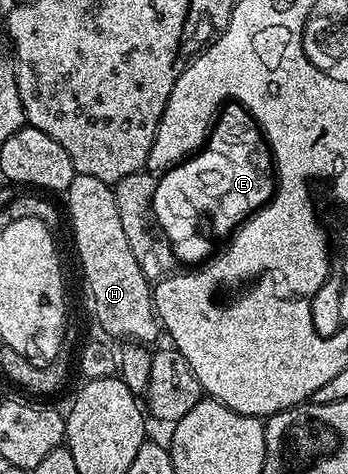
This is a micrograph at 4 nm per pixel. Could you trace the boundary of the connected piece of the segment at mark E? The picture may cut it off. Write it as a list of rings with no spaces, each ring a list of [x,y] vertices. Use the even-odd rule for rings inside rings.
[[[226,103],[216,115],[202,148],[164,171],[153,197],[153,215],[184,265],[204,263],[216,249],[213,237],[226,239],[272,198],[275,166],[264,135],[241,103]]]

